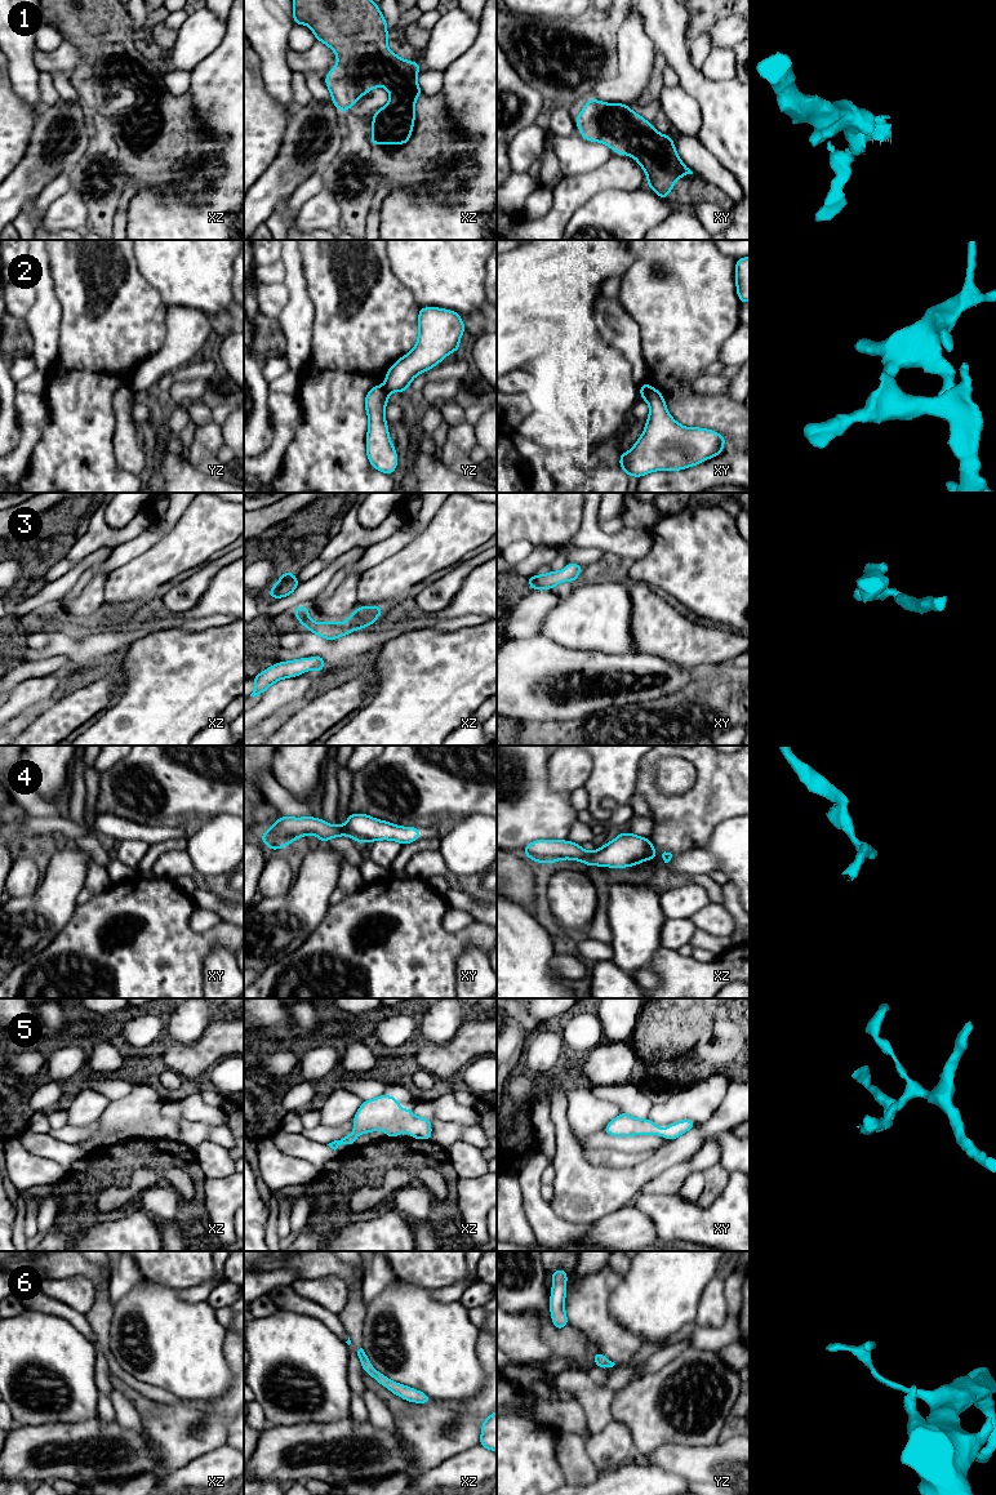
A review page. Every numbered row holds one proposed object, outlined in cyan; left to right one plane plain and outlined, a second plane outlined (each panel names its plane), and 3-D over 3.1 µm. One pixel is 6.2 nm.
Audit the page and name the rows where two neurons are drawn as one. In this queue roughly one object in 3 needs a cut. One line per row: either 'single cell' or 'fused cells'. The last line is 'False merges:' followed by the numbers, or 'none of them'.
1: single cell
2: fused cells
3: single cell
4: single cell
5: single cell
6: single cell
False merges: 2

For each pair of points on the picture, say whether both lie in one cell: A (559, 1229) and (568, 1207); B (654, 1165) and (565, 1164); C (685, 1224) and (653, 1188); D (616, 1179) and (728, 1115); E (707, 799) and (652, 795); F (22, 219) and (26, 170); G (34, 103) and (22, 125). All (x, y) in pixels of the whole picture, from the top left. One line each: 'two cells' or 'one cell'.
A: two cells
B: one cell
C: two cells
D: one cell
E: one cell
F: two cells
G: two cells

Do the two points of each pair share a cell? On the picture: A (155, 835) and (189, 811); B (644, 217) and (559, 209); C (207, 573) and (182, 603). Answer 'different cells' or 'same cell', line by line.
A: different cells
B: different cells
C: same cell

